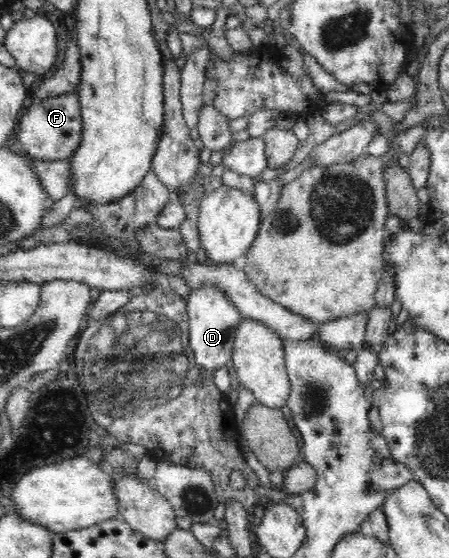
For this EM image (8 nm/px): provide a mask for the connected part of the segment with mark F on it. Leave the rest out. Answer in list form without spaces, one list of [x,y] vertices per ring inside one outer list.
[[[69,91],[64,95],[53,95],[44,98],[42,101],[32,100],[31,106],[22,112],[18,123],[18,138],[26,154],[41,160],[69,160],[76,152],[82,135],[82,116],[77,91]]]

